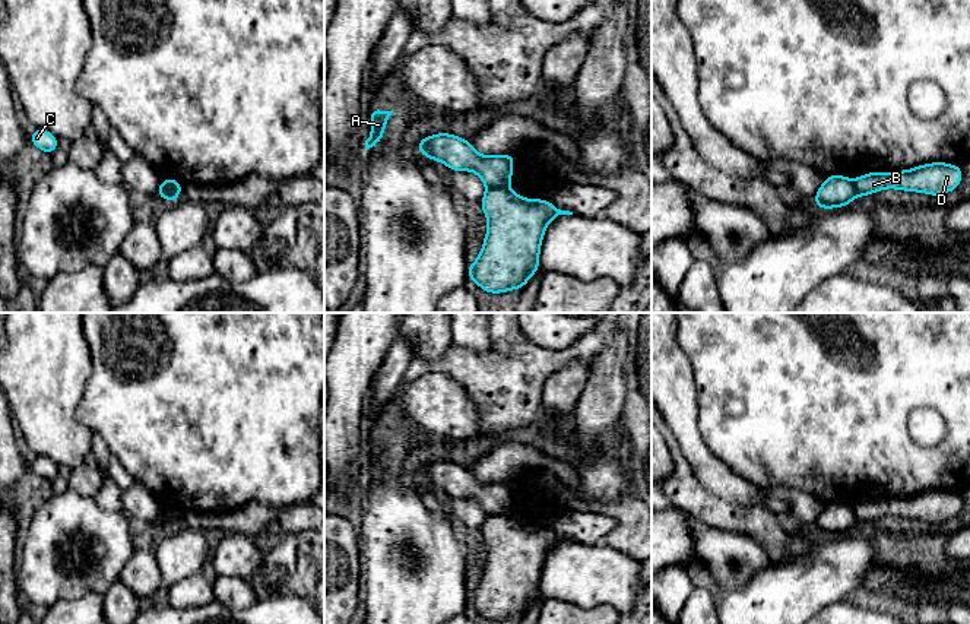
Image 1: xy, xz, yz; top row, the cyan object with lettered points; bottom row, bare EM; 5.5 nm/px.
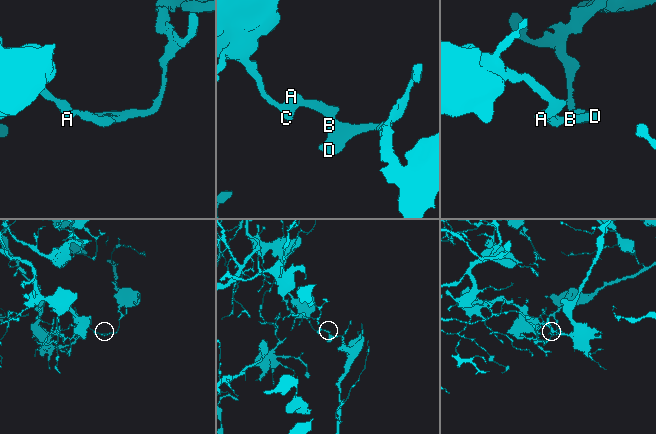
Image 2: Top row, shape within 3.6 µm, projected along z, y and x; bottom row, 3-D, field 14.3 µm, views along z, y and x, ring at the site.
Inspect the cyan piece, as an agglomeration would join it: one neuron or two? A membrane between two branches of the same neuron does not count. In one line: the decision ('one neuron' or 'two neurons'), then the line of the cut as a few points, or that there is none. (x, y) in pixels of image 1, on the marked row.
two neurons; cut xz (506, 186), (488, 189)

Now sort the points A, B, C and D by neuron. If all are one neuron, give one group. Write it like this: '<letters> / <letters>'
A C / B D

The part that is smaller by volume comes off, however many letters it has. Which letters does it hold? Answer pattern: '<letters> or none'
B, D

